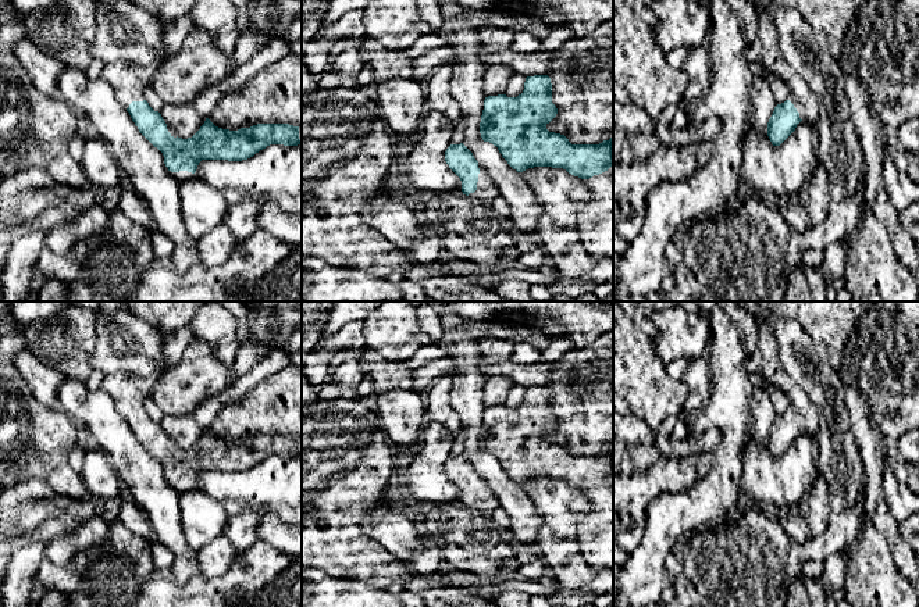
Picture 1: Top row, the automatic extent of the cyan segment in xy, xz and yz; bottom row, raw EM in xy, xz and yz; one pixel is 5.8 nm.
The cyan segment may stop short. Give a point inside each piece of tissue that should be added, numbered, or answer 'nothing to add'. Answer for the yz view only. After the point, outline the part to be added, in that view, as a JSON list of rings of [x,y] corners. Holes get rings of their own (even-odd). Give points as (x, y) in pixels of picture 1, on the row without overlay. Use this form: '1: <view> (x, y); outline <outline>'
1: yz (807, 414); outline [[[756,319],[756,322],[759,326],[759,368],[756,374],[787,393],[790,400],[788,411],[799,424],[799,429],[815,436],[819,429],[818,407],[784,371],[773,331],[762,319]]]

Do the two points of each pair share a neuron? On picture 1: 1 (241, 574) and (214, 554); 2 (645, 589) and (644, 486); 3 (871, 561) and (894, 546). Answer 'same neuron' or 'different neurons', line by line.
1: different neurons
2: different neurons
3: different neurons

